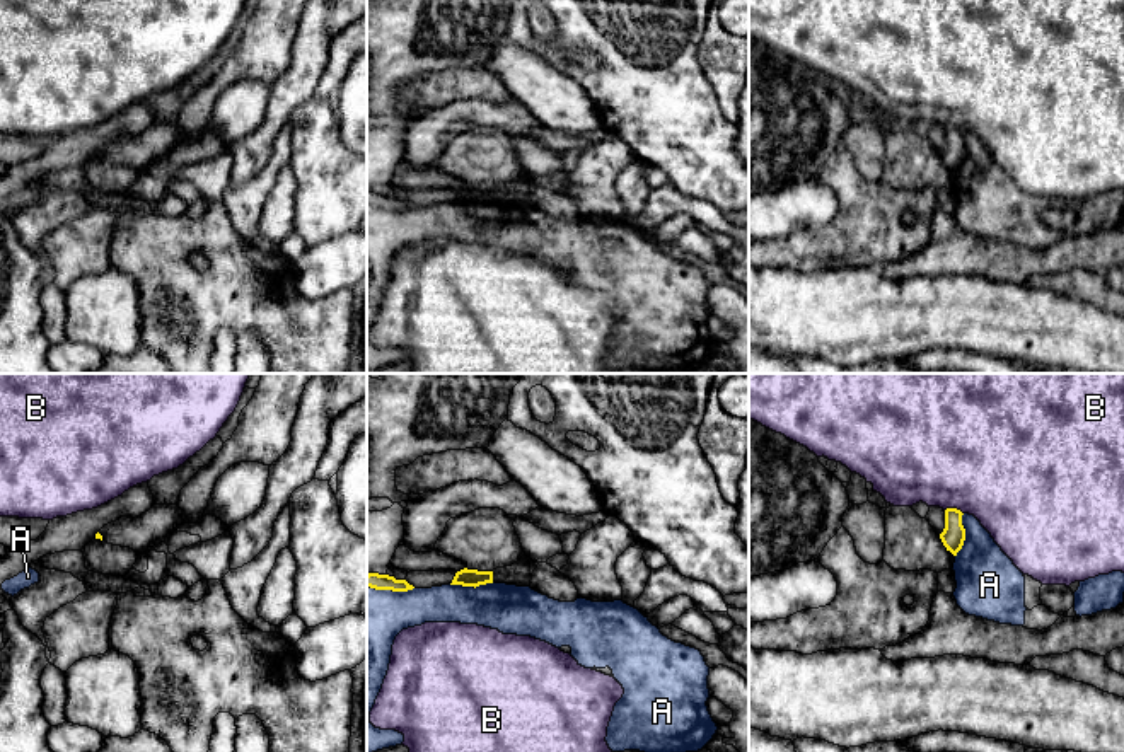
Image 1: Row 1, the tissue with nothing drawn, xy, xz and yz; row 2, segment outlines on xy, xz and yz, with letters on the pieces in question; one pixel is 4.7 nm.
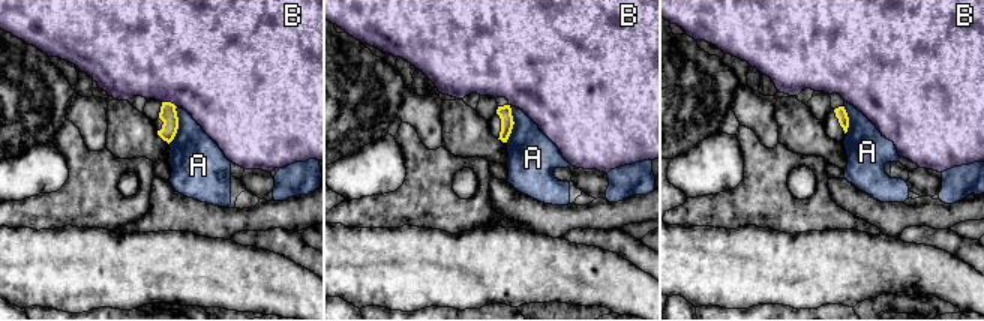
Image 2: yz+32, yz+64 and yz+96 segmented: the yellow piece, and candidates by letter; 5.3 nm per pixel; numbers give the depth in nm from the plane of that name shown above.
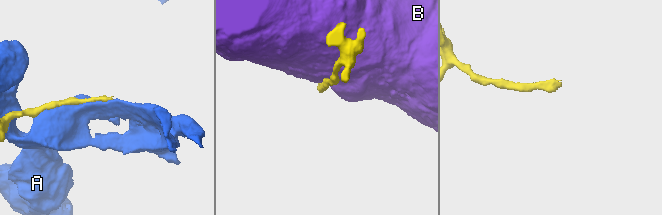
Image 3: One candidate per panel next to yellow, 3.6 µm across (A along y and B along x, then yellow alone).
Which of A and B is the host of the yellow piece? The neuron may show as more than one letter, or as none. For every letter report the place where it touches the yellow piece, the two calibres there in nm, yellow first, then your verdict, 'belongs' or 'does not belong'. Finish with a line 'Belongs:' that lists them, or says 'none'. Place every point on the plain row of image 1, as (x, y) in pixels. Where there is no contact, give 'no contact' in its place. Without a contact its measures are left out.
A: contact xz (471, 203); calibres 80 and 240 nm; does not belong
B: contact yz (954, 127); calibres 110 and 500 nm; does not belong
Belongs: none

